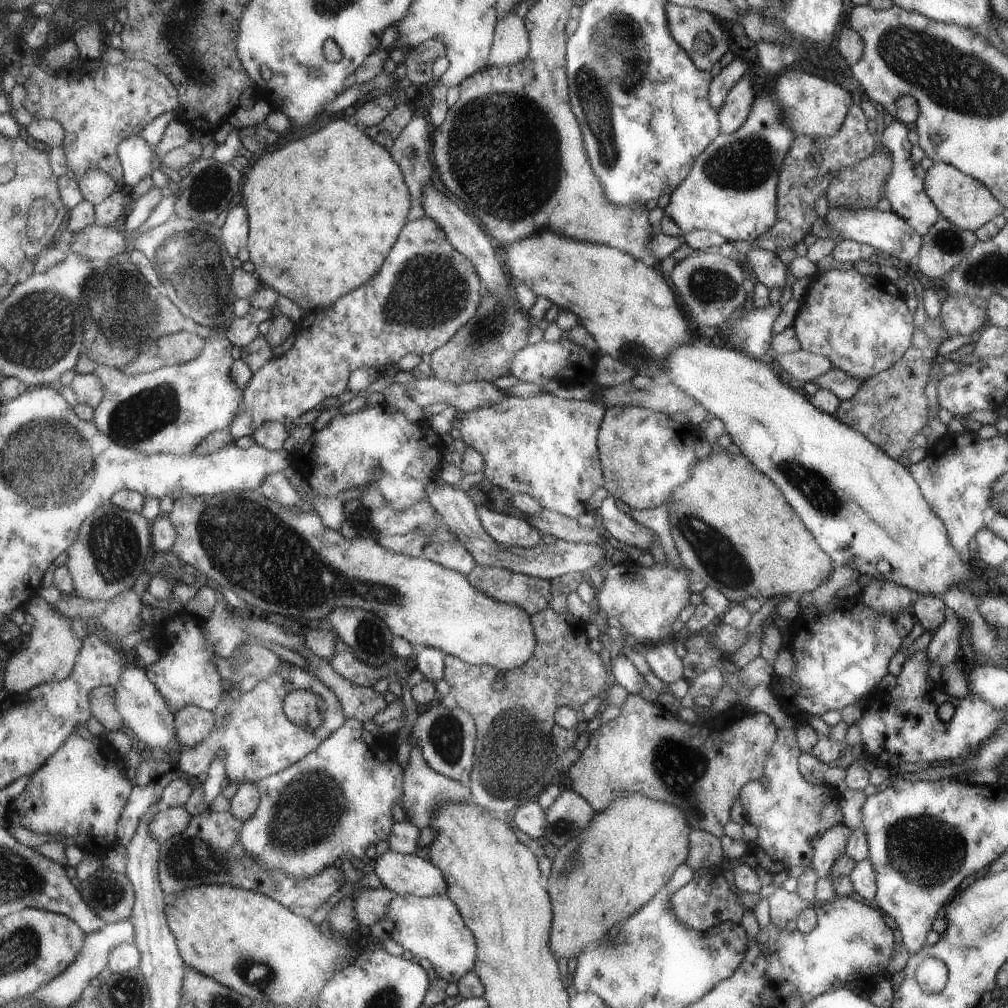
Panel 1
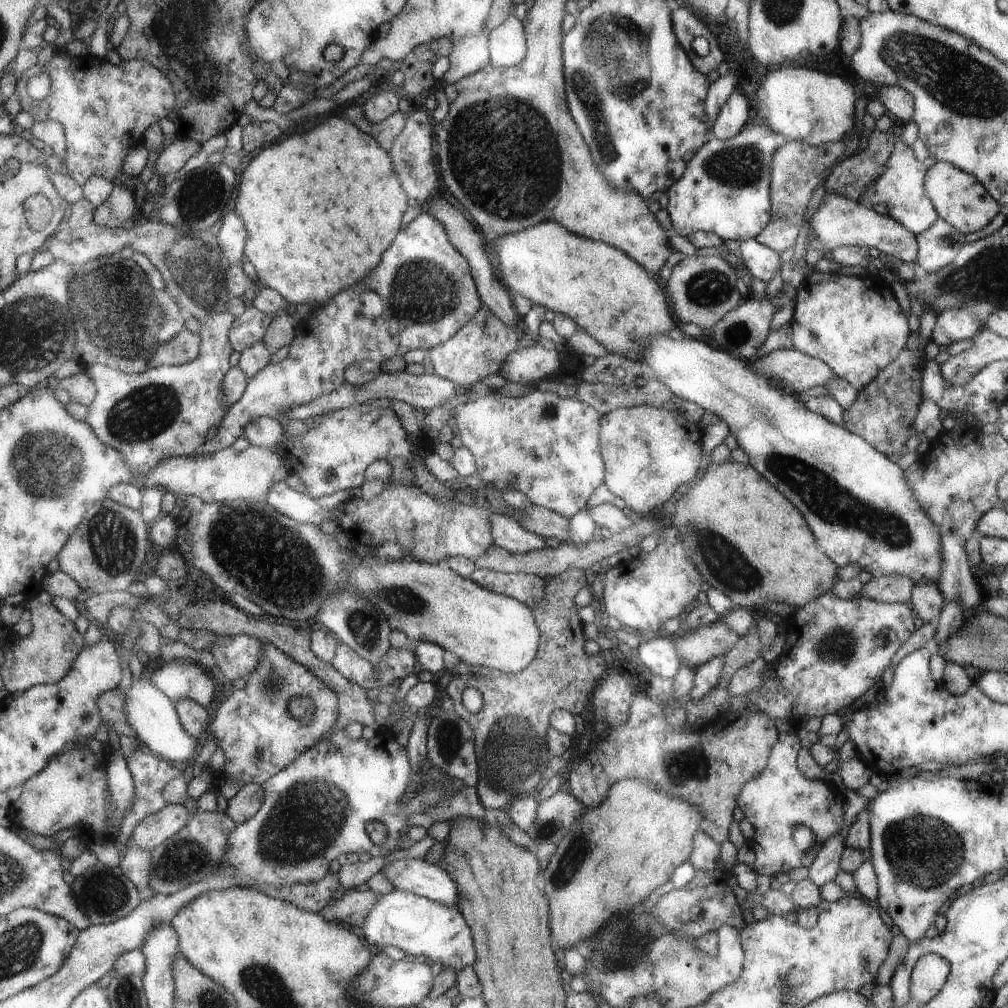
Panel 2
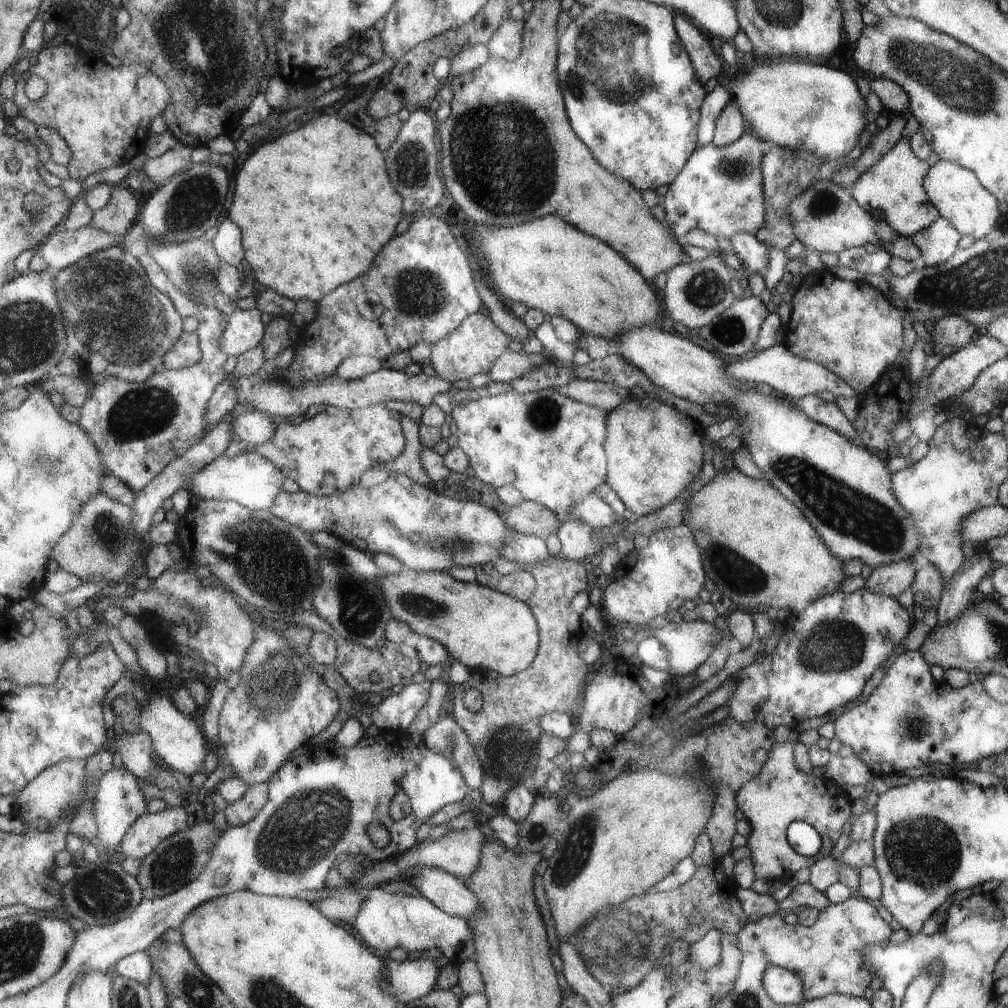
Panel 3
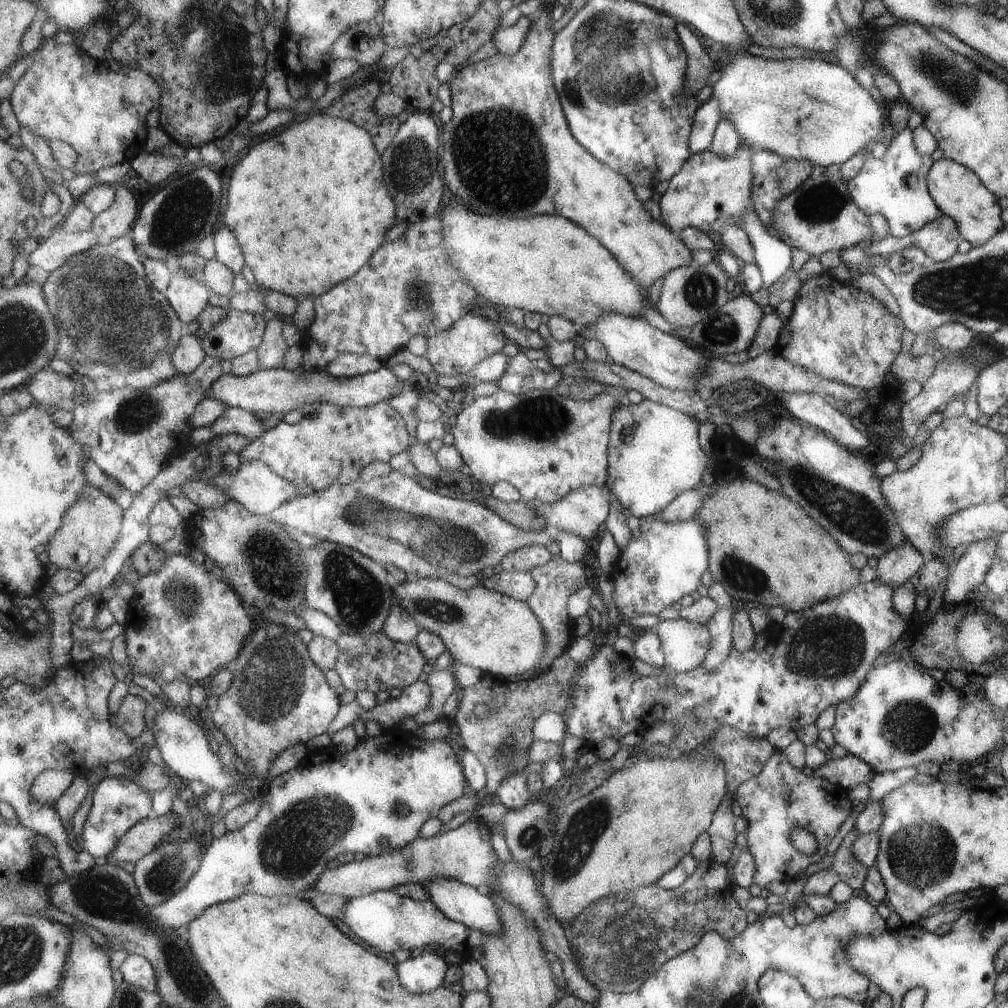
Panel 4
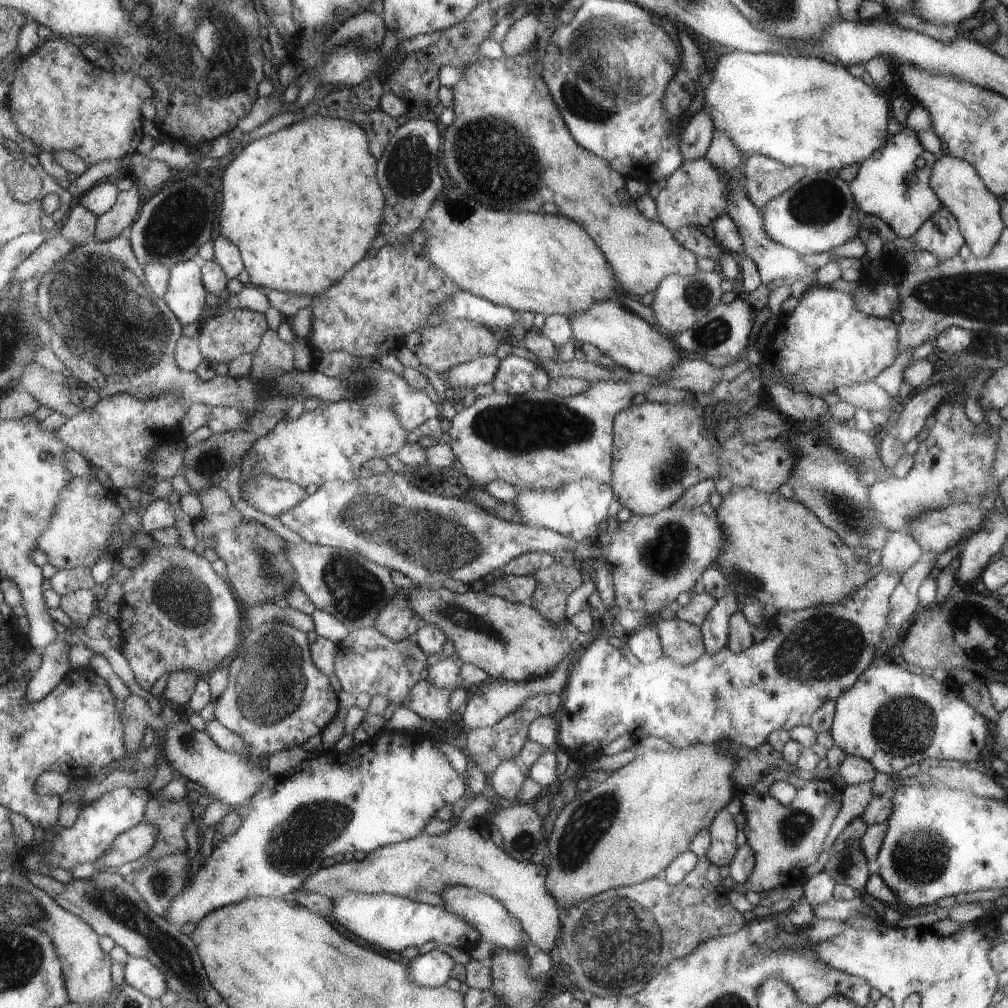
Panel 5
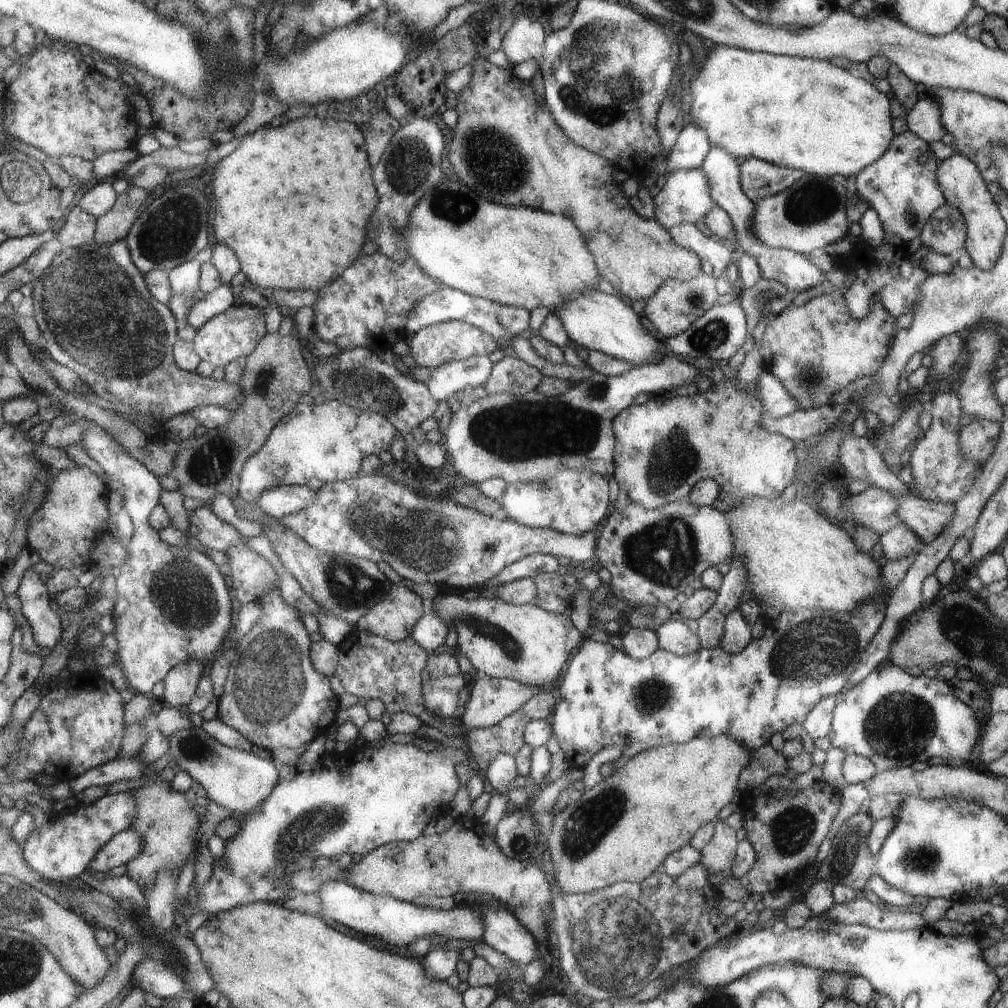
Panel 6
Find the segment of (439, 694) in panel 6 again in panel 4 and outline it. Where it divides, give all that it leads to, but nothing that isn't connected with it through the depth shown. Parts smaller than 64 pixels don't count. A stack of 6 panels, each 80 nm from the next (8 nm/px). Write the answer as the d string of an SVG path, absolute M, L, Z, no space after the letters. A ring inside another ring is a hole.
M426 681L414 682L403 692L399 692L386 703L379 703L372 709L361 714L365 722L375 720L382 728L392 729L400 722L401 716L414 717L417 713L423 712L429 705L432 697L432 688Z

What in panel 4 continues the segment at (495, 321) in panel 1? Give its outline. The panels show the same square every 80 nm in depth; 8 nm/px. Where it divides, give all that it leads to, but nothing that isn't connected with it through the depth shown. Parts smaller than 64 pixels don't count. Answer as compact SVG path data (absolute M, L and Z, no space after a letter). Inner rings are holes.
M469 314L455 323L447 331L427 339L427 350L424 354L429 360L431 368L438 374L455 376L471 371L477 364L489 359L493 350L499 352L505 346L504 334L501 334L495 326L495 338L493 338L493 322L479 314Z

